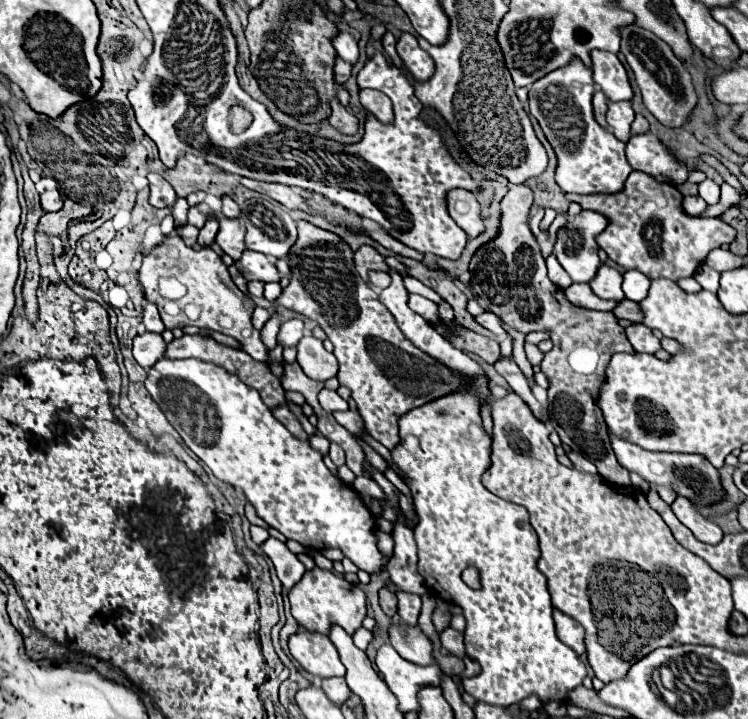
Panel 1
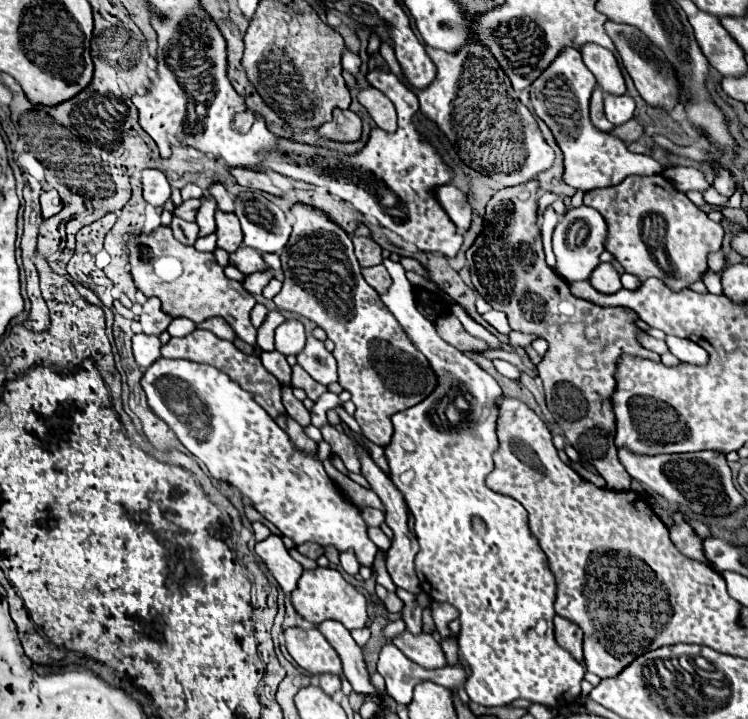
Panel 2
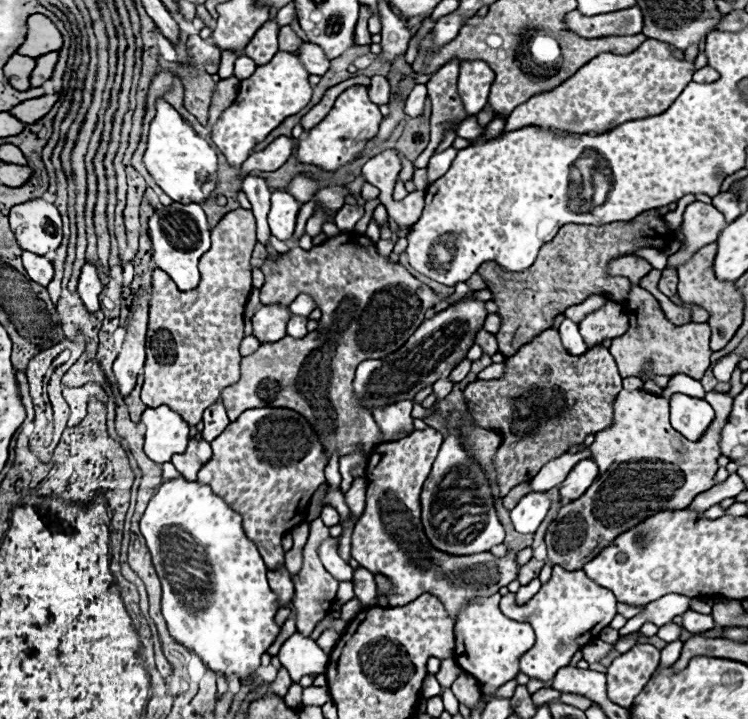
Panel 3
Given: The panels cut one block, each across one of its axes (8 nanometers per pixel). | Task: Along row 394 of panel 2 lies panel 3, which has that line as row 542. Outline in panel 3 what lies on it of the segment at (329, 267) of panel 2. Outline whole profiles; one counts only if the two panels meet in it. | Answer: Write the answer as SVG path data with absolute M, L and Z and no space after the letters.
M424 428L414 430L402 440L382 442L372 450L366 468L366 508L354 526L352 556L372 574L382 574L392 582L392 592L378 592L378 606L402 606L418 598L418 594L430 592L438 596L450 616L456 618L458 608L468 604L468 600L492 596L516 580L520 564L516 562L518 550L508 550L502 558L490 552L450 556L428 544L420 524L420 490L432 470L442 440L444 436L438 430Z

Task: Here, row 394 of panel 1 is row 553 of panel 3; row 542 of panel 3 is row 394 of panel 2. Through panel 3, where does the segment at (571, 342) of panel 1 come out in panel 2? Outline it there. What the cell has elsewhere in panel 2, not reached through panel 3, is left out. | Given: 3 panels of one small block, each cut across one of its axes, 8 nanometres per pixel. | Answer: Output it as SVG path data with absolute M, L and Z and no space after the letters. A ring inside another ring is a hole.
M530 180L520 186L502 188L488 202L484 232L466 252L472 284L494 310L508 316L512 330L548 340L550 350L536 368L544 382L546 404L552 408L556 424L562 428L568 444L600 472L606 480L606 488L630 490L632 478L622 468L614 444L616 424L610 394L616 388L616 360L624 352L650 360L660 360L660 356L638 344L636 334L640 330L634 326L634 320L638 320L636 312L628 308L602 308L578 300L570 294L568 284L548 268L542 250L536 198L538 182ZM586 328L598 330L594 342L588 340Z

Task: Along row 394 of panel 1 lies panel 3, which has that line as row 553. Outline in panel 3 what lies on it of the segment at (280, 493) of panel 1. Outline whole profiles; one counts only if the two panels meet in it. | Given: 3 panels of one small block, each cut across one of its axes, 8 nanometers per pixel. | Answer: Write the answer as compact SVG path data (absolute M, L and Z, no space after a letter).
M182 476L172 480L172 482L166 482L158 488L158 492L154 494L154 498L150 500L142 520L140 520L140 532L142 536L146 538L146 546L150 548L150 554L152 554L152 562L154 562L154 568L158 572L158 578L162 582L162 612L164 612L164 618L168 622L168 630L170 634L174 636L174 640L178 640L182 646L186 646L188 650L196 652L202 662L216 674L222 674L226 678L234 676L238 680L252 680L254 678L254 672L256 668L260 666L260 658L262 654L268 652L270 644L276 640L278 636L278 630L280 630L280 624L276 624L276 612L278 612L278 596L270 590L268 586L268 580L266 580L266 566L264 566L264 560L258 552L258 548L246 538L244 534L244 528L242 528L242 516L236 514L232 508L226 506L226 502L216 496L206 484L198 484L198 482L186 482Z

